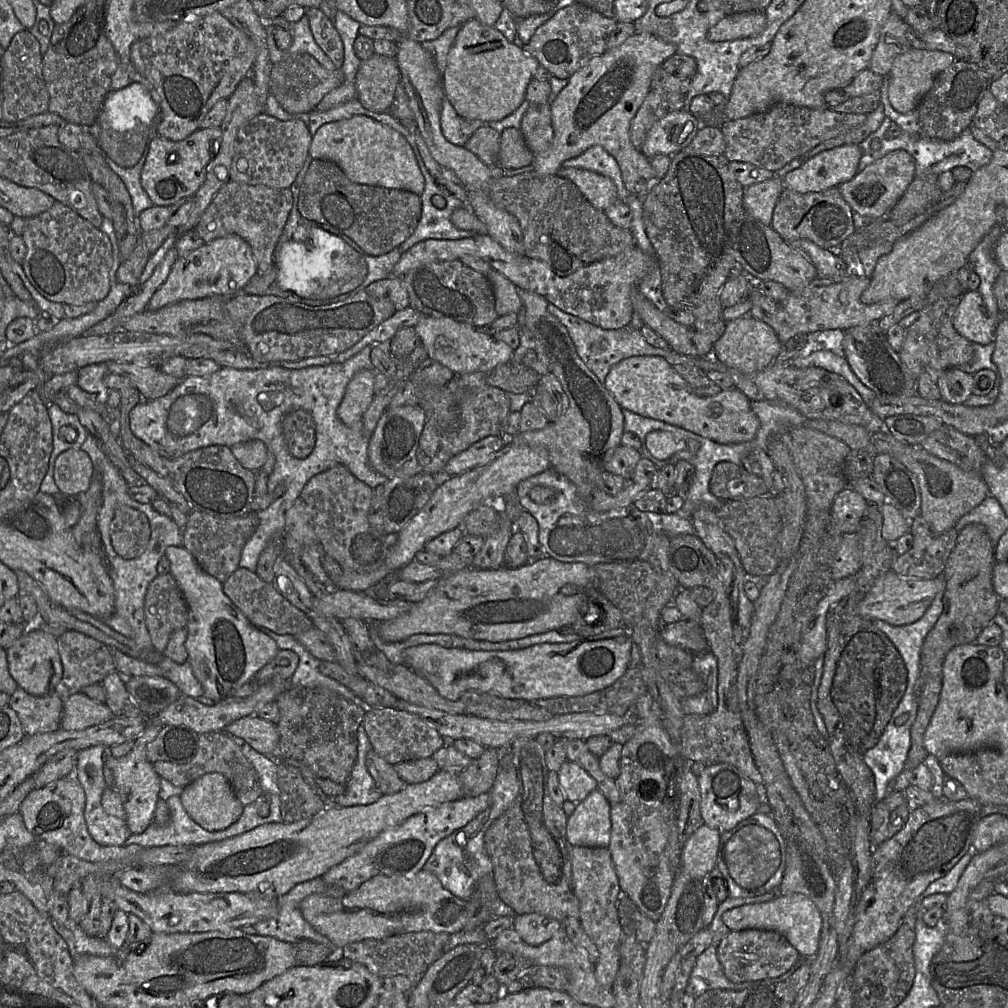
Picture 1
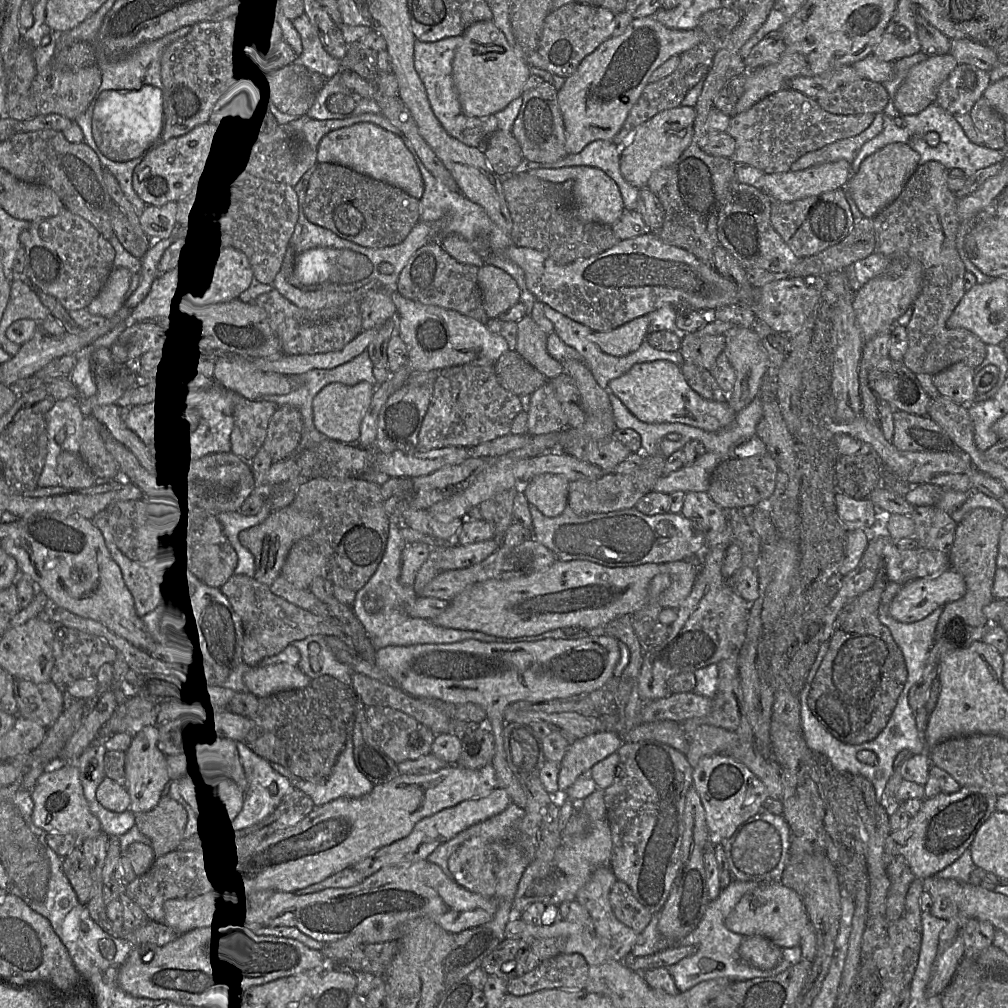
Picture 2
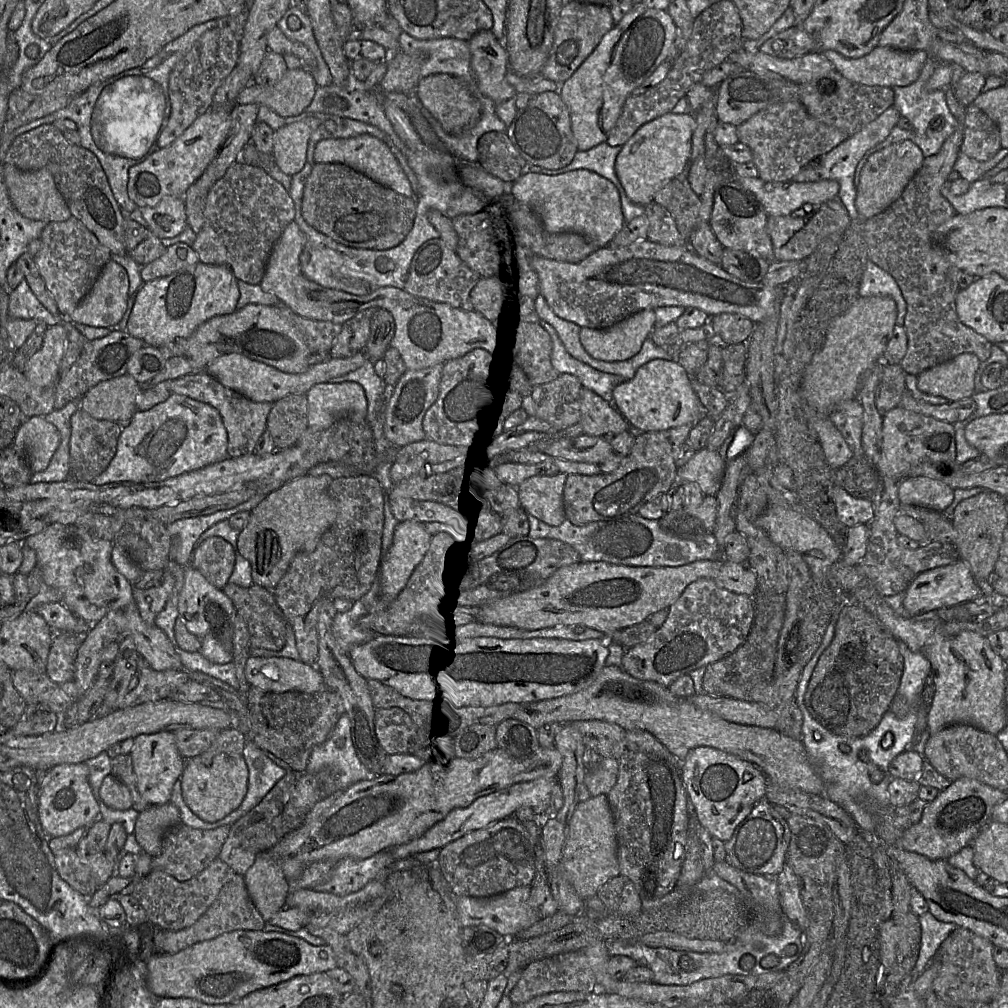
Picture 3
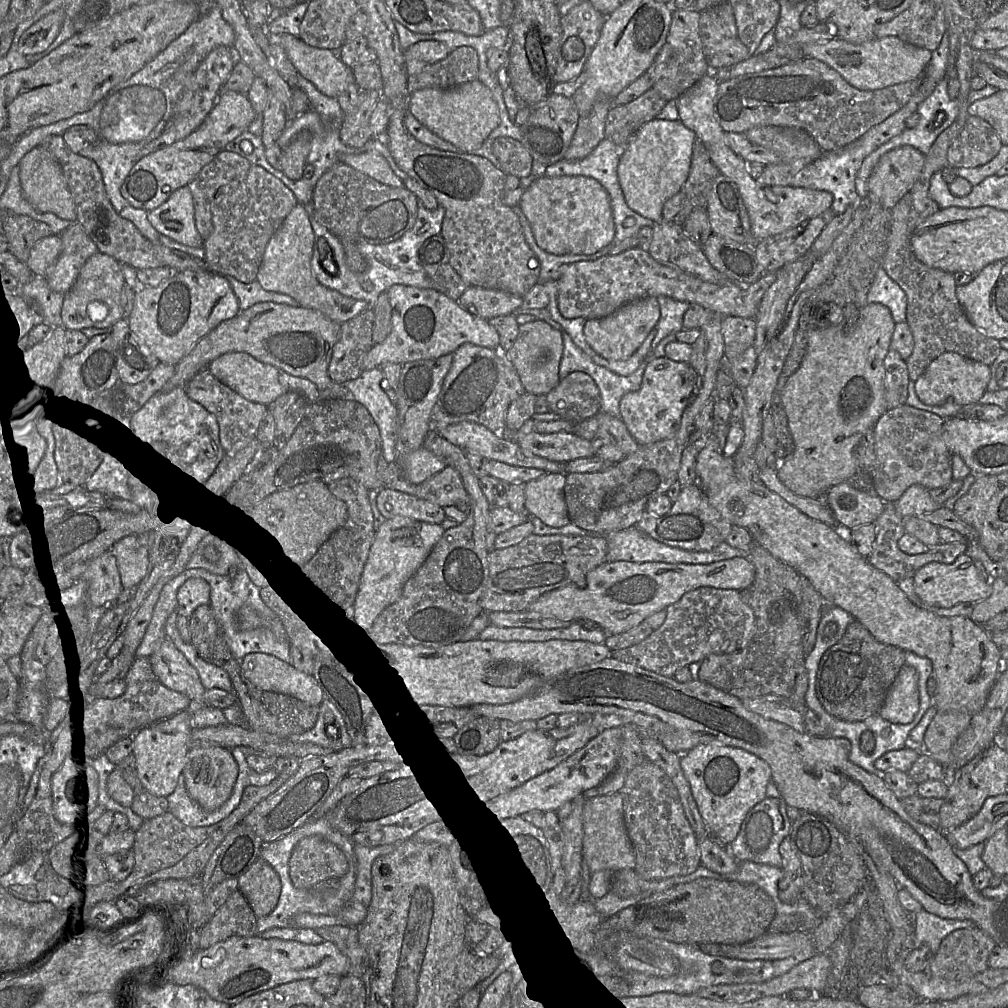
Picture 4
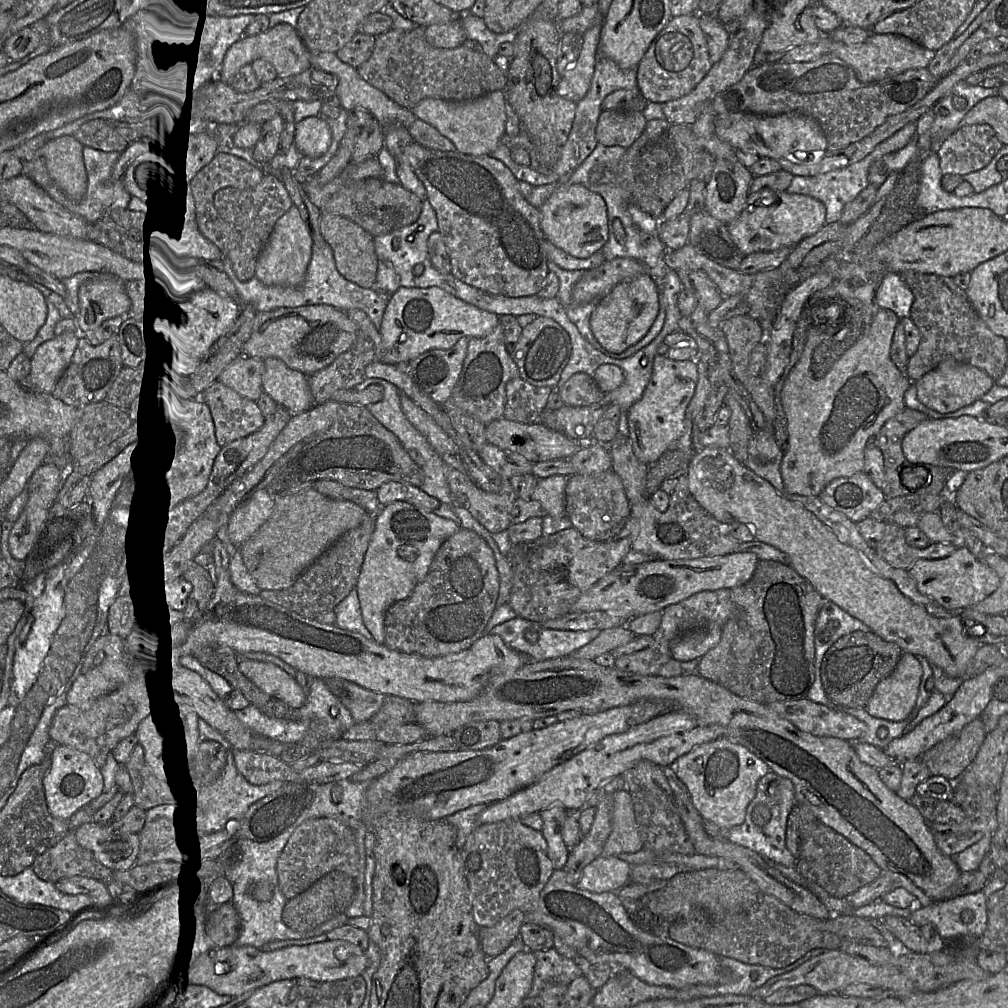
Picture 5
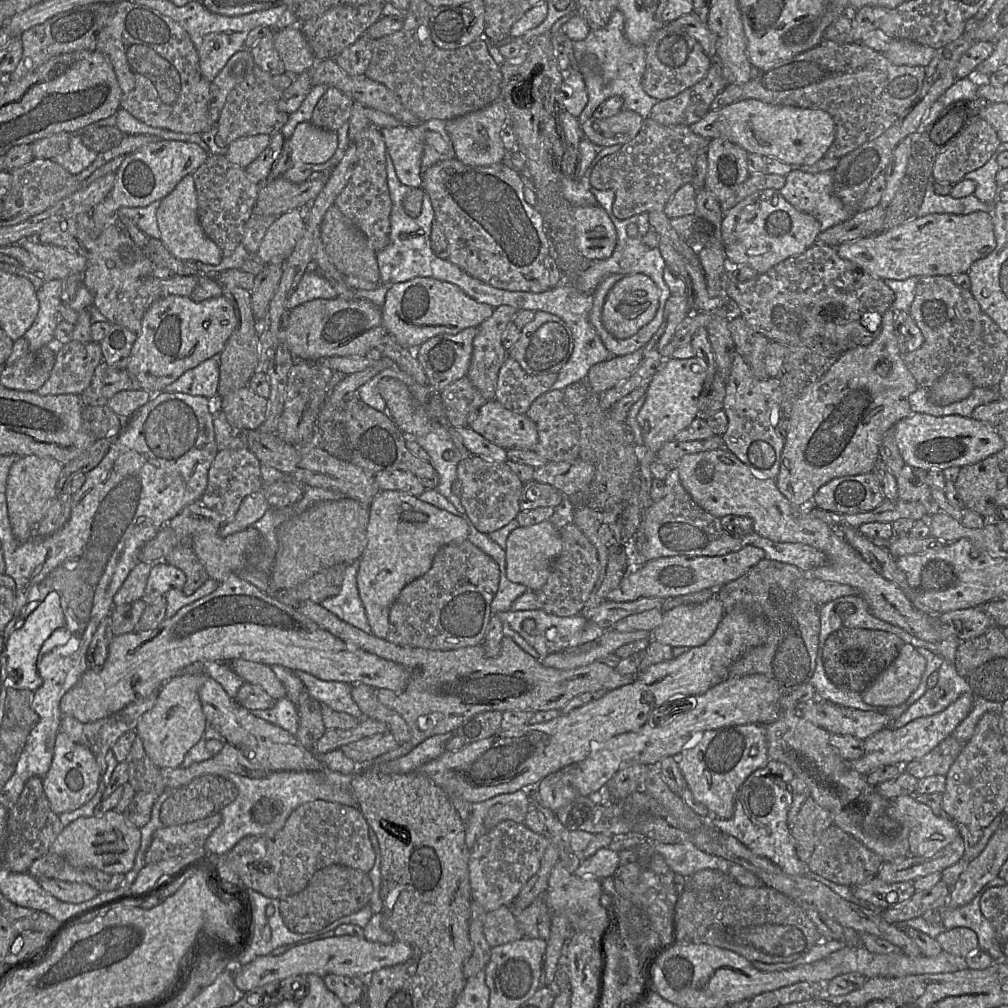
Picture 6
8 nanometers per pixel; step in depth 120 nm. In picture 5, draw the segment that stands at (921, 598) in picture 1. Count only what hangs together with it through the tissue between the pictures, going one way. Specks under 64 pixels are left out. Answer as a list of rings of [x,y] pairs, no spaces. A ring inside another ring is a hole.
[[[959,545],[948,557],[940,559],[919,559],[909,570],[915,579],[917,589],[947,609],[966,608],[982,601],[1000,586],[996,572],[983,560],[977,558],[965,546]]]

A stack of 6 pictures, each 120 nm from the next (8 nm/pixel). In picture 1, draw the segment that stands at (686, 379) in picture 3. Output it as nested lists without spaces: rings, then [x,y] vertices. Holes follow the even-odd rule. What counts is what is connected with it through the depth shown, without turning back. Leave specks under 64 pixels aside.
[[[632,356],[621,360],[611,367],[604,386],[622,409],[679,426],[720,444],[751,441],[760,426],[751,400],[742,391],[734,387],[714,396],[697,396],[662,356]]]

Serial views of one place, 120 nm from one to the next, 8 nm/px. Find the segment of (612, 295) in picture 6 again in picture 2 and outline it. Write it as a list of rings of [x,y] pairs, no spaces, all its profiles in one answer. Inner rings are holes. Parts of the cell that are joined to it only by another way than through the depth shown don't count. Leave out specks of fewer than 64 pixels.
[[[649,315],[633,319],[608,332],[593,332],[592,341],[606,354],[626,356],[636,351],[649,333]]]

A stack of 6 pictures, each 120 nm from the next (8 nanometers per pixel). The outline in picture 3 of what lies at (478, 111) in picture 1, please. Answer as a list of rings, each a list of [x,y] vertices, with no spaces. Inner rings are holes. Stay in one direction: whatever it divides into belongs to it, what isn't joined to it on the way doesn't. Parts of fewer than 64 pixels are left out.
[[[492,30],[477,32],[469,40],[469,50],[480,93],[497,103],[515,97],[517,92],[507,80],[510,68],[507,50]]]

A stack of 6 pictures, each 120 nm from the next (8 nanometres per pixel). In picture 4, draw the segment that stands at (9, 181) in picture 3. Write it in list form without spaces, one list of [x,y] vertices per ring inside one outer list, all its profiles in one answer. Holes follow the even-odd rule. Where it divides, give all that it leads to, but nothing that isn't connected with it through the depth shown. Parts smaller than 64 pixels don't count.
[[[41,145],[36,146],[23,156],[18,167],[23,196],[36,210],[53,213],[57,217],[68,221],[77,219],[76,206],[62,168],[47,149]]]

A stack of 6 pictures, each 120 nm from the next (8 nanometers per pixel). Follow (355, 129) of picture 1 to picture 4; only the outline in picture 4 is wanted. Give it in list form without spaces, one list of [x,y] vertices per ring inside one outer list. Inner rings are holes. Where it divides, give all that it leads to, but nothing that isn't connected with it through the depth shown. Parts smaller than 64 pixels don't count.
[[[378,152],[343,154],[339,162],[353,167],[382,184],[404,187],[403,180],[393,172],[384,156]]]

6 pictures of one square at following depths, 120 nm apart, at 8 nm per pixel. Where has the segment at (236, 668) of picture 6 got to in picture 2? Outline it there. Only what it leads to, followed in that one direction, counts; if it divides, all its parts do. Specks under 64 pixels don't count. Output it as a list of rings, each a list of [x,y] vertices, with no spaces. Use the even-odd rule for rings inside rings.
[[[286,663],[249,667],[243,675],[246,690],[259,698],[285,690],[301,689],[311,681],[298,666]]]

